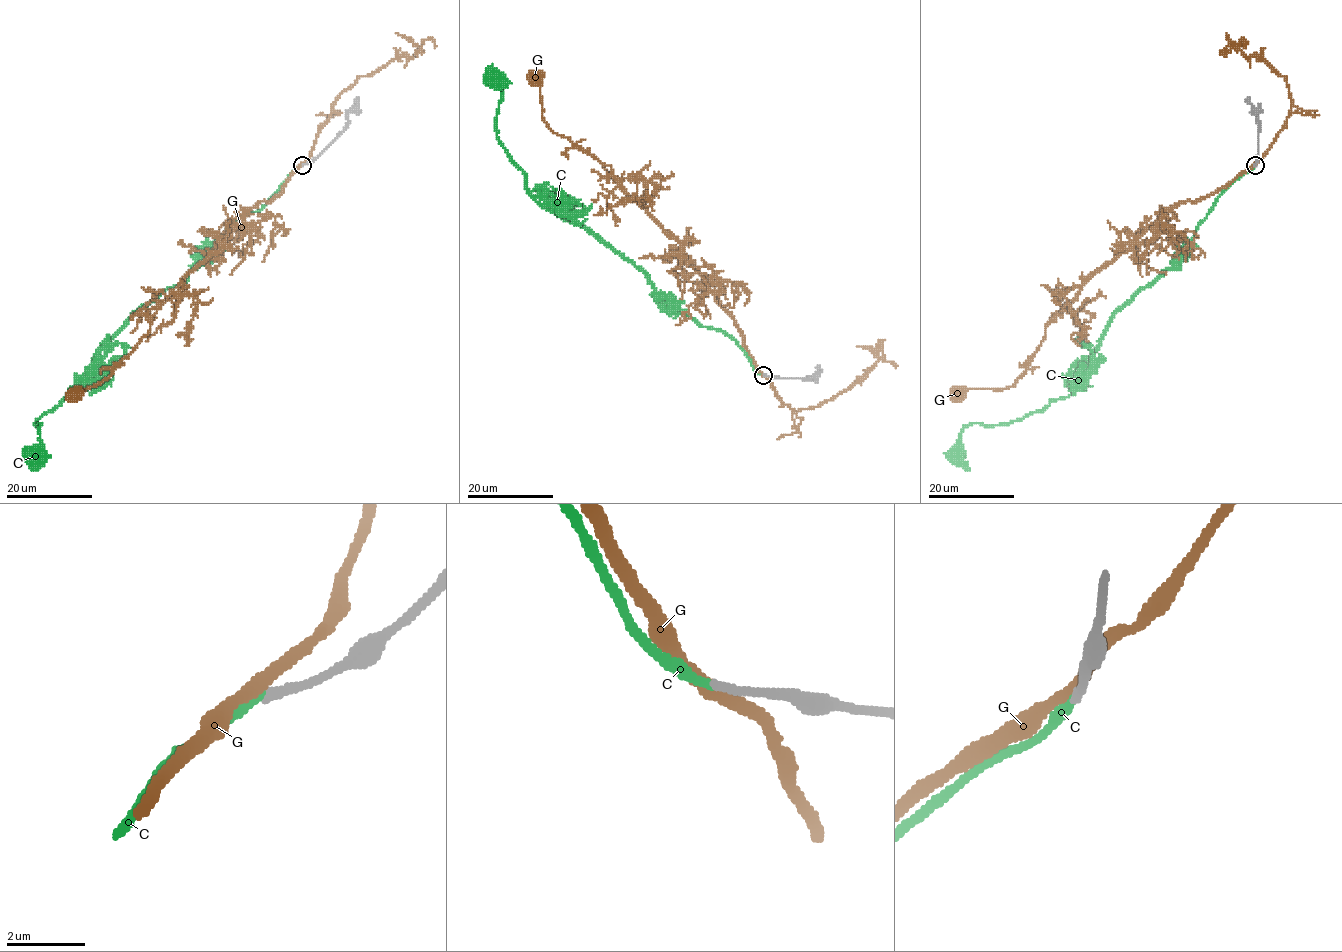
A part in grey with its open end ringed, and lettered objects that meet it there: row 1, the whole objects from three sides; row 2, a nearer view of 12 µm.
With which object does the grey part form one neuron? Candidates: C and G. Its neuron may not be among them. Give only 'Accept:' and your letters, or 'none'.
Accept: C

